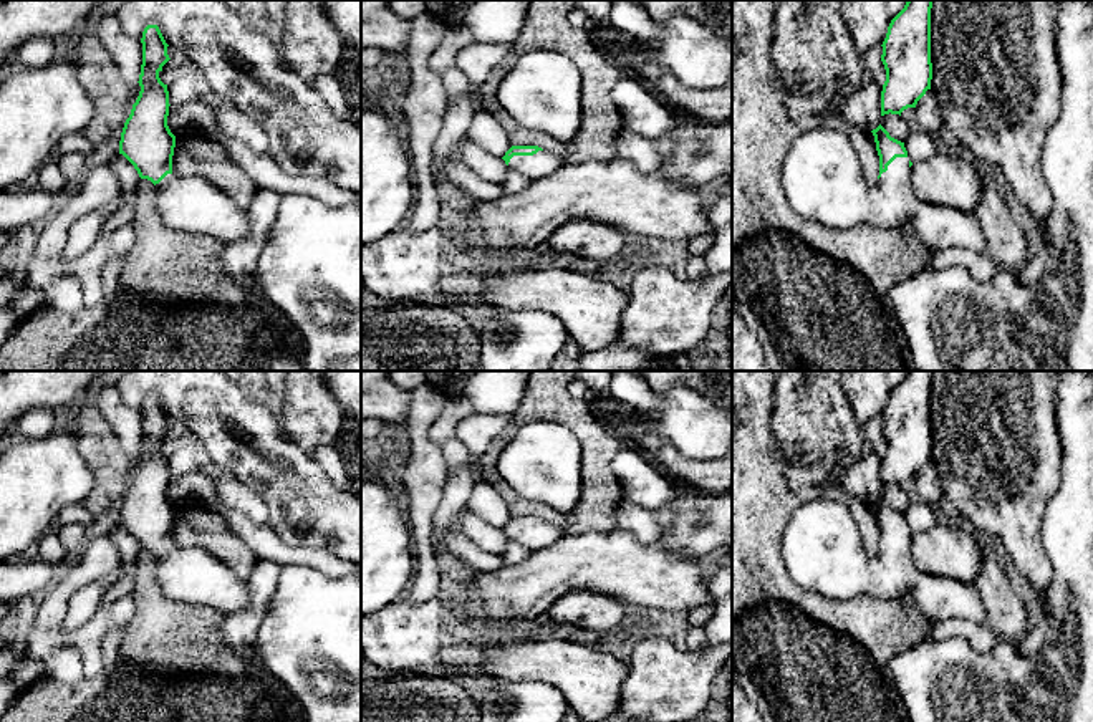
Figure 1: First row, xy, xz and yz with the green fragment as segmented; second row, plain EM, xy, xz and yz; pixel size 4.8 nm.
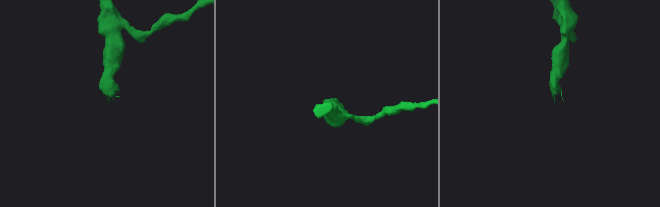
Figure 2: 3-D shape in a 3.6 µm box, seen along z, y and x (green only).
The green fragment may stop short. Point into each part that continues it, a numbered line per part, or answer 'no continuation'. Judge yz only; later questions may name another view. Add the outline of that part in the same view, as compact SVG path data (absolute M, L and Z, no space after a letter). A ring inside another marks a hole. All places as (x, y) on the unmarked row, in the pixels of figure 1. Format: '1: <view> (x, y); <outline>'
1: yz (822, 547); M811 500L798 507L782 535L782 558L790 578L802 588L831 599L871 594L901 599L919 609L929 621L965 619L985 623L985 609L974 583L961 583L921 571L912 560L909 528L896 528L878 555L869 558L851 512L835 500Z

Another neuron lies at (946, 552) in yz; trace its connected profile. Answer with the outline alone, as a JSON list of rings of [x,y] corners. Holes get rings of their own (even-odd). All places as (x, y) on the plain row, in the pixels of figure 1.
[[[936,523],[927,532],[912,533],[911,553],[914,565],[924,573],[974,583],[985,550],[977,537],[959,527]]]

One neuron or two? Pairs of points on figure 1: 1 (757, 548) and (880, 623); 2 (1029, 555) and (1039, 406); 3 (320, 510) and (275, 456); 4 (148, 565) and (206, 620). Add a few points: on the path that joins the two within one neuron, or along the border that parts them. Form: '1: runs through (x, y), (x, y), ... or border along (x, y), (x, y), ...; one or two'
1: runs through (780, 582), (797, 598), (847, 616); one
2: runs through (1029, 519), (1029, 489), (1040, 464), (1039, 442); one
3: runs through (307, 497), (279, 469); one
4: runs through (148, 587), (148, 592), (176, 620), (184, 620); one

